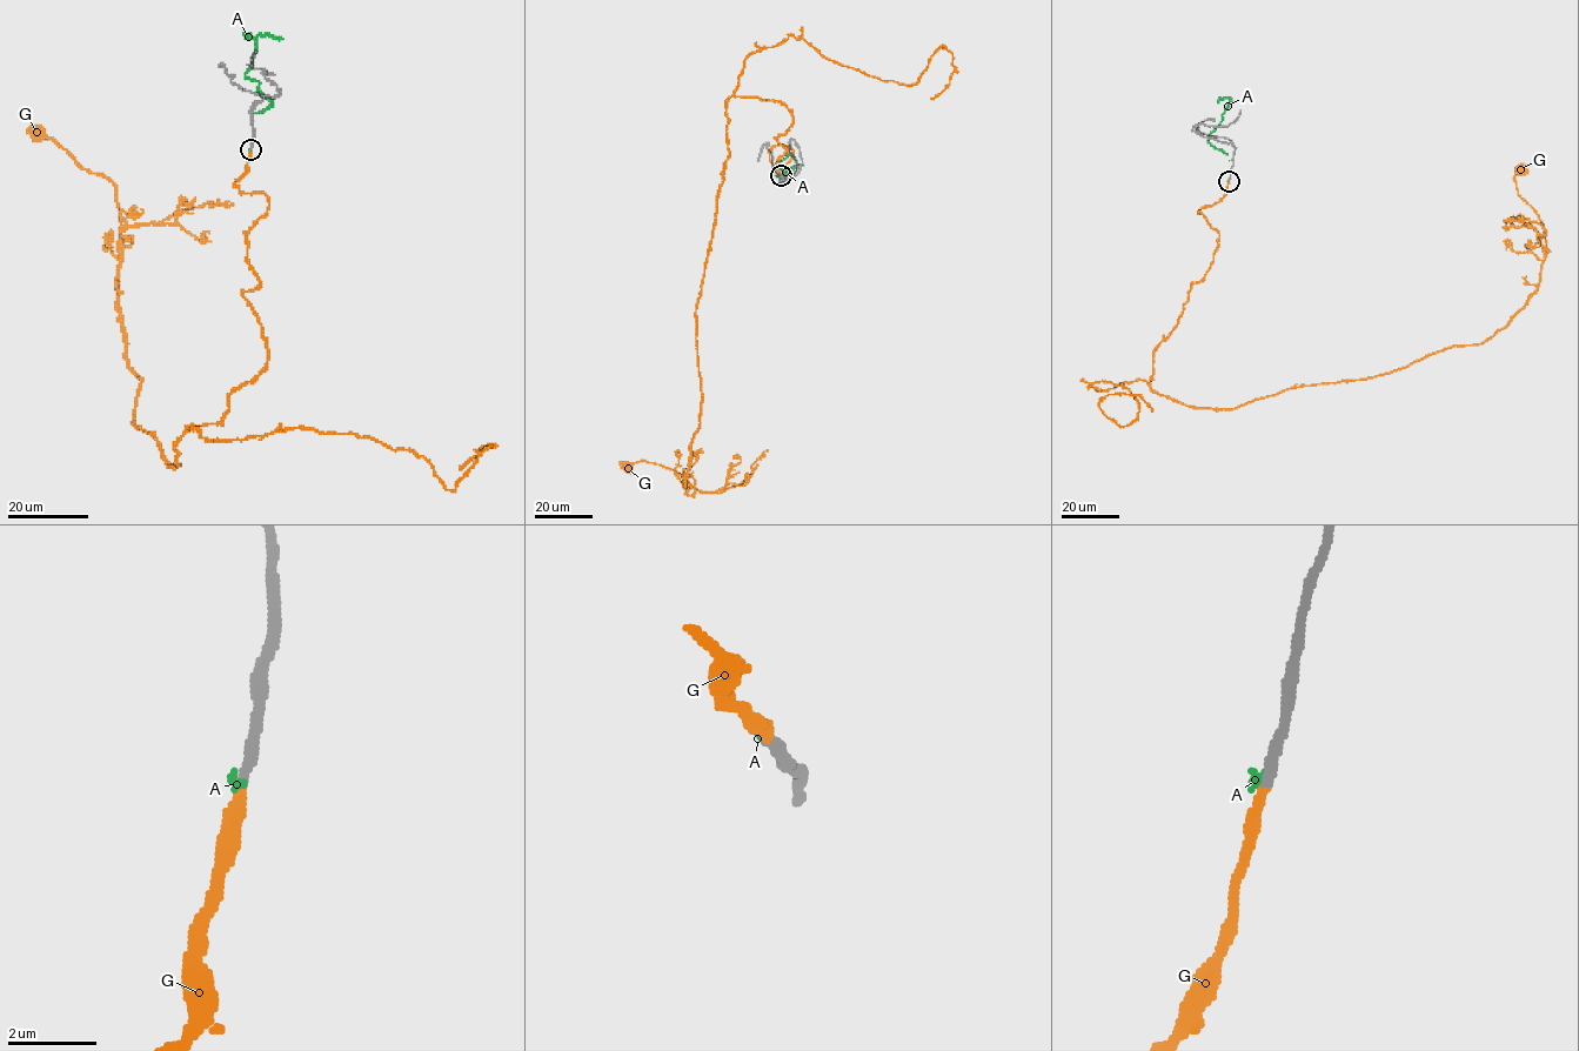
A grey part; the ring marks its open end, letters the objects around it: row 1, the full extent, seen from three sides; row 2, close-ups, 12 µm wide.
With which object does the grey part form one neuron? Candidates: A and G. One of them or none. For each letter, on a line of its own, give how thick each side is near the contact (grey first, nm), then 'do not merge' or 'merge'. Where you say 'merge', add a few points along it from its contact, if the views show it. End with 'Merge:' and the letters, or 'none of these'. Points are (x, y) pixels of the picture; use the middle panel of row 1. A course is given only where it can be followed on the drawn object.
A: 260/110 nm | do not merge
G: 240/240 nm | merge | via (780, 175), (791, 114), (731, 95), (687, 491), (628, 467)
Merge: G

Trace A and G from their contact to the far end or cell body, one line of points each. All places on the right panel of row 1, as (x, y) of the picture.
A: (1229, 181), (1228, 155), (1209, 139), (1228, 106), (1228, 98), (1218, 101)
G: (1229, 181), (1199, 211), (1218, 248), (1150, 381), (1201, 408), (1490, 337), (1538, 286), (1546, 253), (1520, 169)

